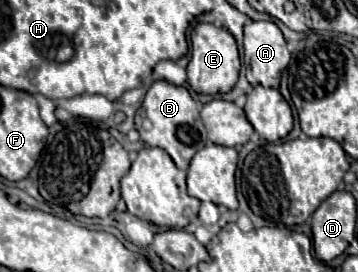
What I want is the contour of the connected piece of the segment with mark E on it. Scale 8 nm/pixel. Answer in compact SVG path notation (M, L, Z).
M200 22L194 26L190 34L190 44L192 44L192 56L186 70L192 90L198 94L212 94L212 96L230 92L232 86L238 82L238 72L240 72L240 58L234 36L226 28Z

